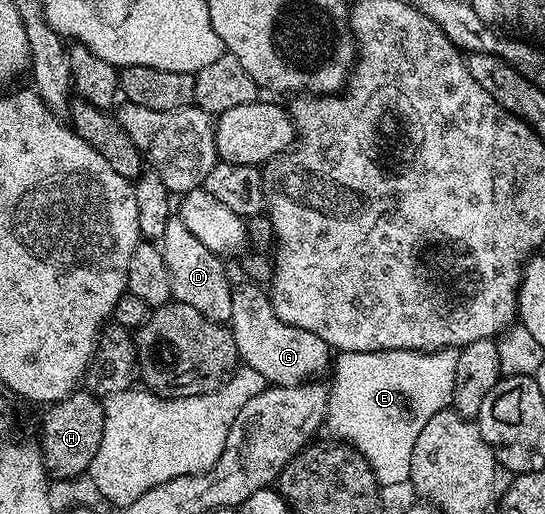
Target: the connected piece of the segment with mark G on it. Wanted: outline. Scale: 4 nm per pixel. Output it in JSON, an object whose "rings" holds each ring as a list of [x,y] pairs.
{"rings":[[[238,285],[233,291],[231,320],[227,324],[233,332],[238,359],[244,365],[255,368],[266,383],[274,386],[300,386],[321,376],[324,370],[326,373],[331,366],[331,348],[328,344],[319,340],[315,332],[283,324],[283,320],[275,316],[268,293],[260,285],[244,285]]]}

